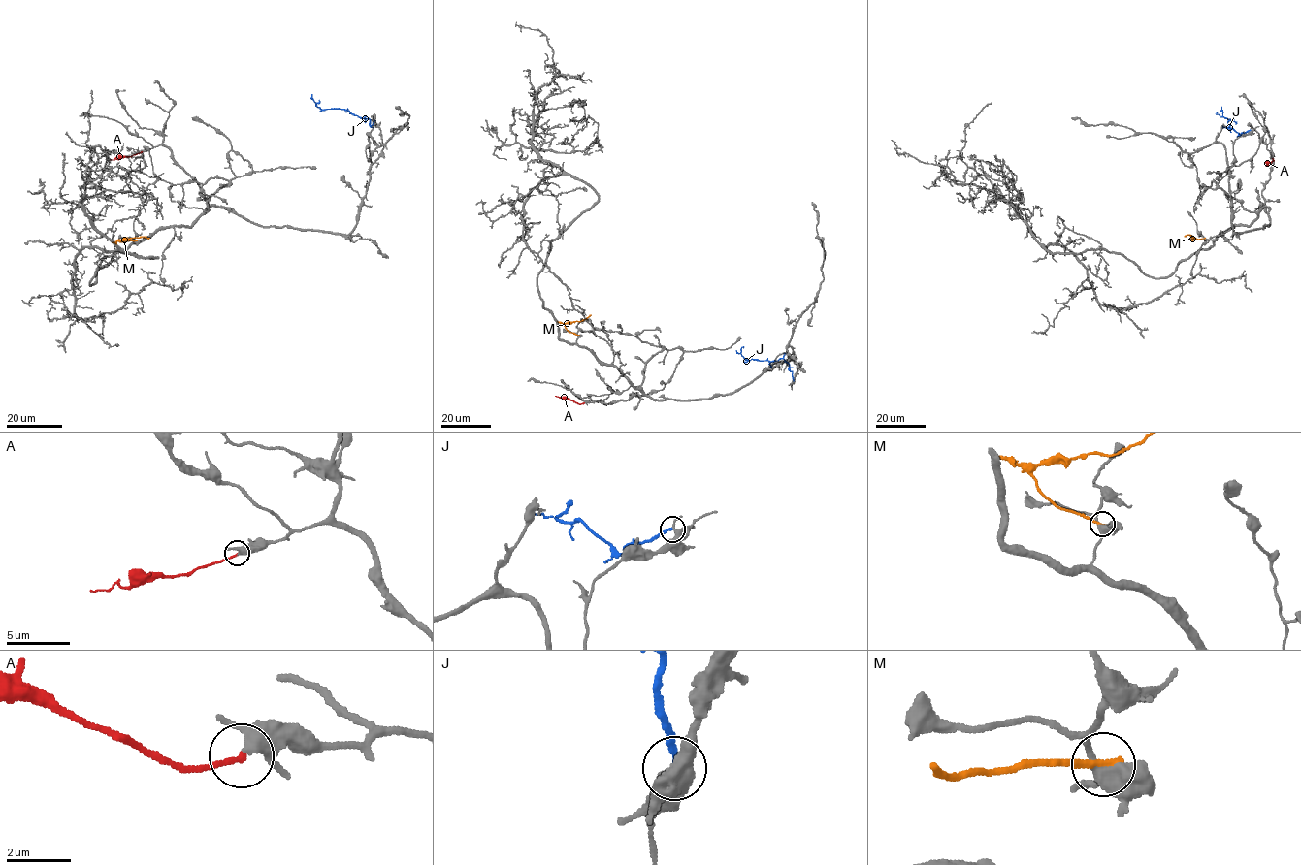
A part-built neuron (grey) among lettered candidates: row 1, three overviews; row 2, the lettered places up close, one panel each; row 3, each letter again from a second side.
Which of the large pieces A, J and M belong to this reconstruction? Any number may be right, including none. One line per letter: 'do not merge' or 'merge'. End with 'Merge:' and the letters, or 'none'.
A: merge
J: do not merge
M: do not merge
Merge: A

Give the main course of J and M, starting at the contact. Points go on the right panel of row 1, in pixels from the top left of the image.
J: (1251, 130), (1240, 134), (1227, 128), (1229, 120), (1220, 116), (1218, 112)
M: (1204, 238), (1185, 236)

